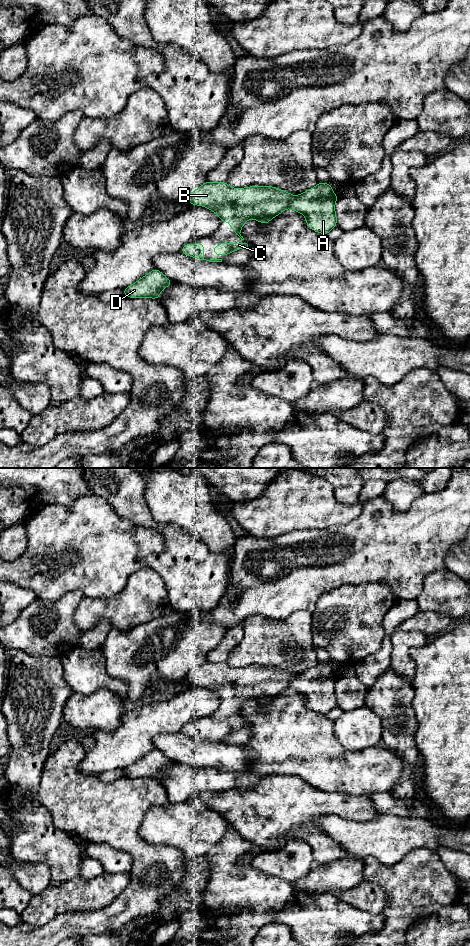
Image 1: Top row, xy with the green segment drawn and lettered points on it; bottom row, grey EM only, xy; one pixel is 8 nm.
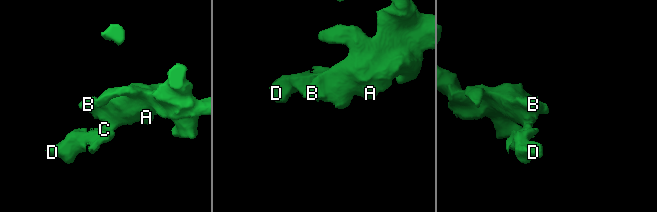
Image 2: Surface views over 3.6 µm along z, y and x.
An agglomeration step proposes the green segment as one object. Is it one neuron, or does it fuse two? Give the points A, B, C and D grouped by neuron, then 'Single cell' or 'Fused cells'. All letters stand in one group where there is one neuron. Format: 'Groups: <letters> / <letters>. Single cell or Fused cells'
Groups: A B C D. Single cell

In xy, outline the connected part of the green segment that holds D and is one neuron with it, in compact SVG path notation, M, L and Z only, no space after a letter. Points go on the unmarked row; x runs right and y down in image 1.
M153 749L135 763L123 769L124 776L132 779L152 778L157 780L160 773L172 764L160 750Z

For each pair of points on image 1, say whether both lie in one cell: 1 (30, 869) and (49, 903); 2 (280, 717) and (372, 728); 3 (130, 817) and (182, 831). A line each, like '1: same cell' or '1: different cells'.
1: different cells
2: different cells
3: different cells

